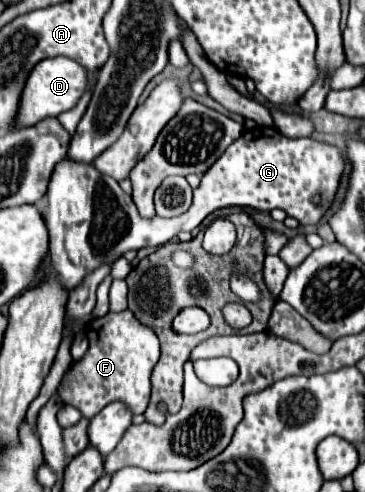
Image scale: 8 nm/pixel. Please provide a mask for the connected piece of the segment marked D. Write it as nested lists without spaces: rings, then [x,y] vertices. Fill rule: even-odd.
[[[54,57],[54,59],[42,59],[28,75],[22,97],[20,97],[20,107],[16,113],[16,129],[30,127],[46,117],[56,117],[68,109],[72,109],[82,93],[86,91],[88,77],[86,69],[80,67],[76,61],[66,59],[66,57]]]

